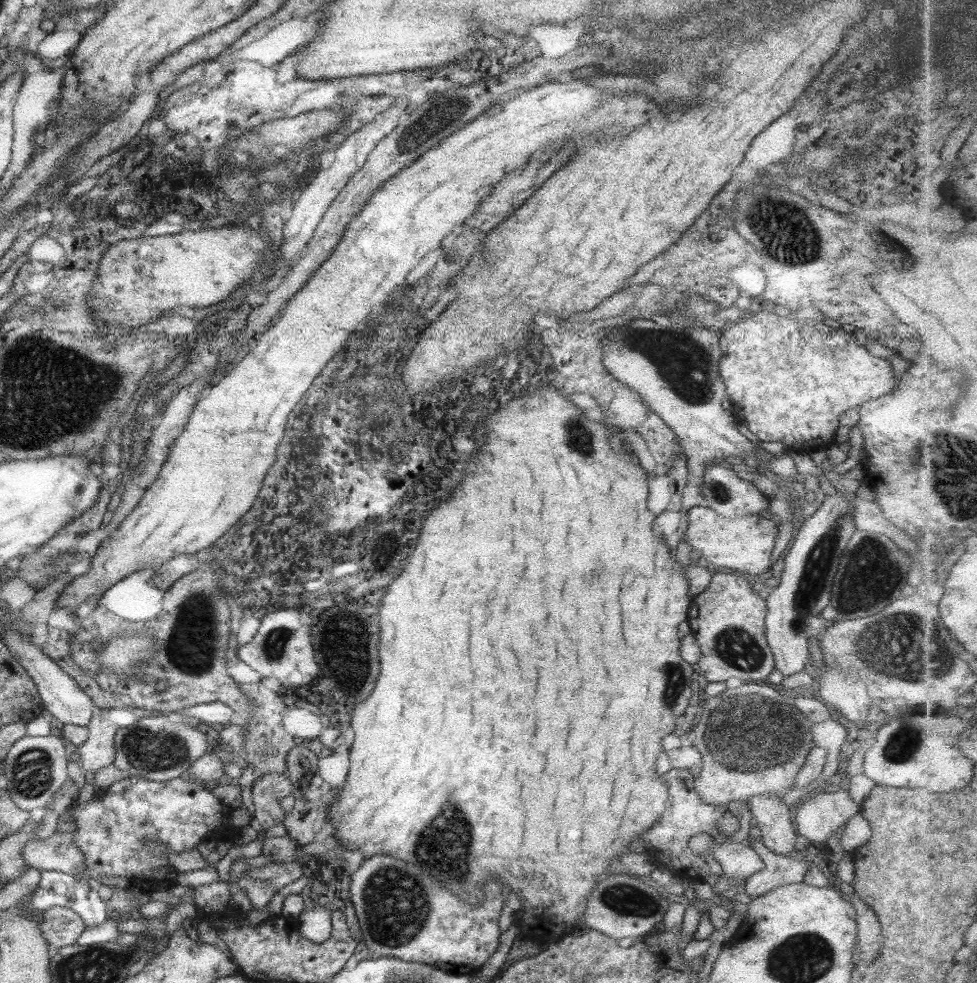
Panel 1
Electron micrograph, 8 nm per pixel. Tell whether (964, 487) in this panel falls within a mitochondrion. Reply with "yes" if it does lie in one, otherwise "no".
yes

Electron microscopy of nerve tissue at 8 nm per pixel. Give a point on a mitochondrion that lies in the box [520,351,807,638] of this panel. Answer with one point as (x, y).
(579, 437)

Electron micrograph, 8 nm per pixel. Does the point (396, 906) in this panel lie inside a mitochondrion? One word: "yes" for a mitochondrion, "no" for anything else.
yes

